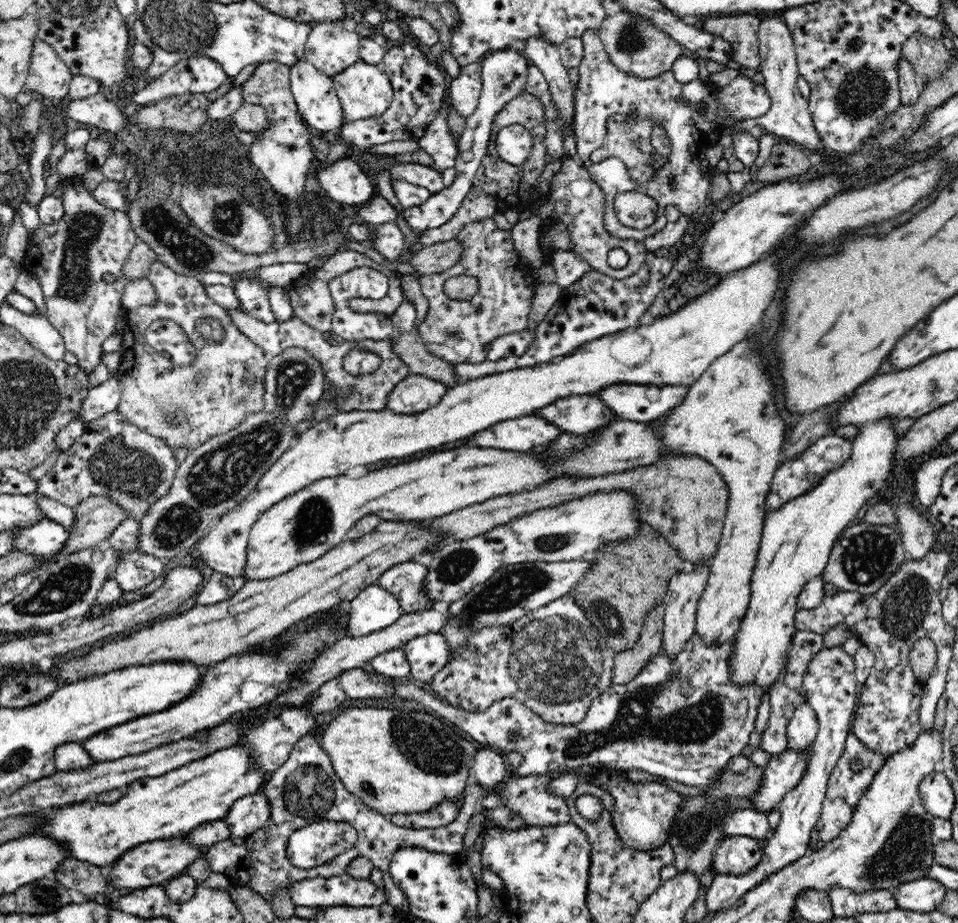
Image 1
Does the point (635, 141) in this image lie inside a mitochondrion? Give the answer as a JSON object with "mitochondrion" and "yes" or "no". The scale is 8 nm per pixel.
{"mitochondrion":"yes"}

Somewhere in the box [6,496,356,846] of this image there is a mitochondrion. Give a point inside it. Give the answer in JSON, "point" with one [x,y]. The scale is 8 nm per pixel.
{"point":[69,585]}

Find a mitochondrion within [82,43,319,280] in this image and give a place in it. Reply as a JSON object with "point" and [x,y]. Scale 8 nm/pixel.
{"point":[191,250]}

